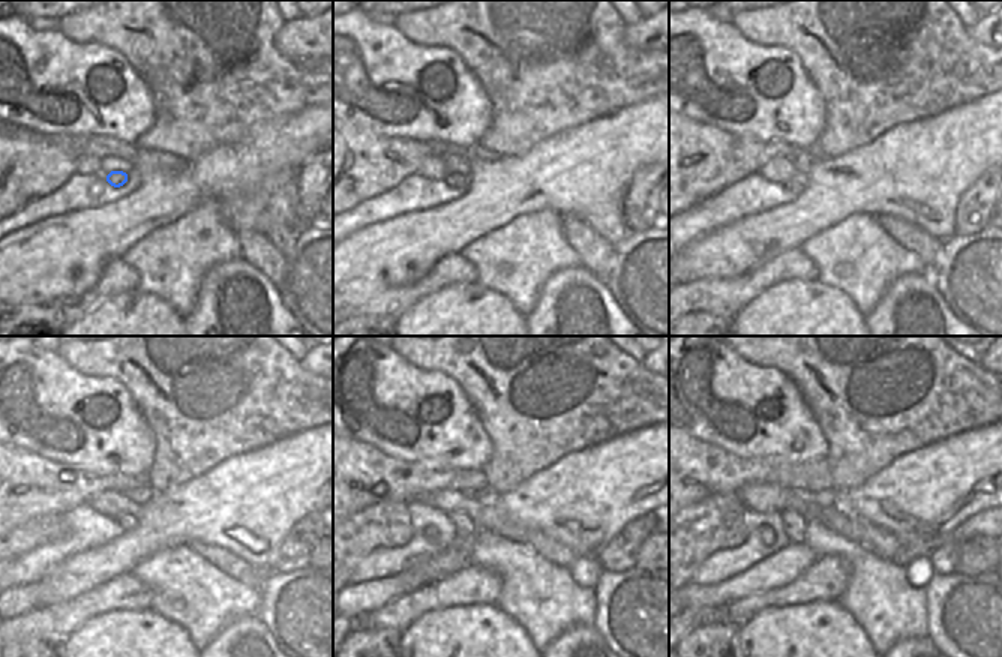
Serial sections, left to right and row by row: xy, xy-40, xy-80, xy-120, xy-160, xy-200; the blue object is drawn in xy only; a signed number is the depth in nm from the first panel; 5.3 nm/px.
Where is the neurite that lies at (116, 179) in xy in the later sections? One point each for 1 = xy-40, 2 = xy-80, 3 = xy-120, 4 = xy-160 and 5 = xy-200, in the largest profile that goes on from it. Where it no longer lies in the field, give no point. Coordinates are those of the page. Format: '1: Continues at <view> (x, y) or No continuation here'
1: Continues at xy-40 (452, 179)
2: Continues at xy-80 (797, 183)
3: Continues at xy-120 (125, 521)
4: Continues at xy-160 (465, 527)
5: Continues at xy-200 (794, 522).

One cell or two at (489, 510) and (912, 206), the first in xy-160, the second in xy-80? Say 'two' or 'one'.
two

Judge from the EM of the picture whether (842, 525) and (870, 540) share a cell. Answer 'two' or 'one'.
one

